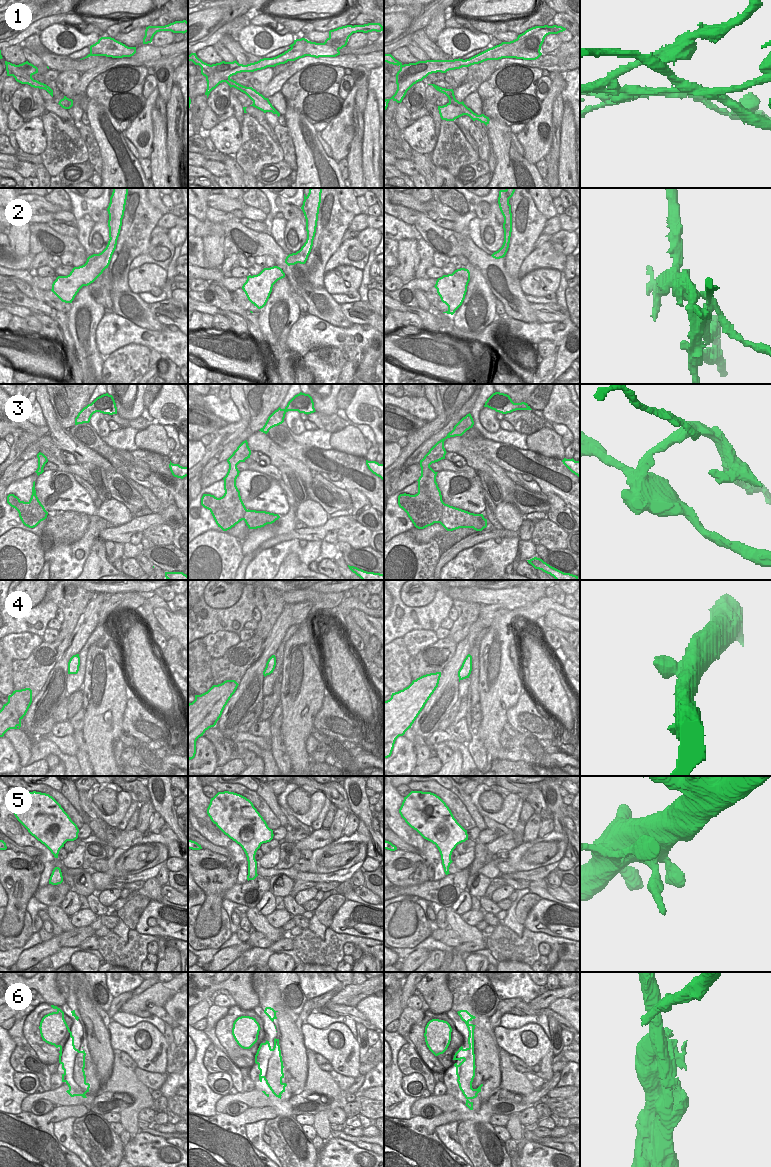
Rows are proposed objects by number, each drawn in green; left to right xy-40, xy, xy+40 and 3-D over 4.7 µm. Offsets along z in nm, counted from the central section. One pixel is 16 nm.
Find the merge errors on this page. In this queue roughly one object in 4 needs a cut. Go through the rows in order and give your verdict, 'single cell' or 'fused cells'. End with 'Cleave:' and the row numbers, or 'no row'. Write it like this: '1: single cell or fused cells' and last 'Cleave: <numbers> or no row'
1: fused cells
2: fused cells
3: fused cells
4: single cell
5: single cell
6: fused cells
Cleave: 1, 2, 3, 6

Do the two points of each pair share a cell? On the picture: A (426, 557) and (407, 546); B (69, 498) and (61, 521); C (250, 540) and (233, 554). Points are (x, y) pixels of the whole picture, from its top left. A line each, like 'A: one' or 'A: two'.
A: one
B: two
C: two

